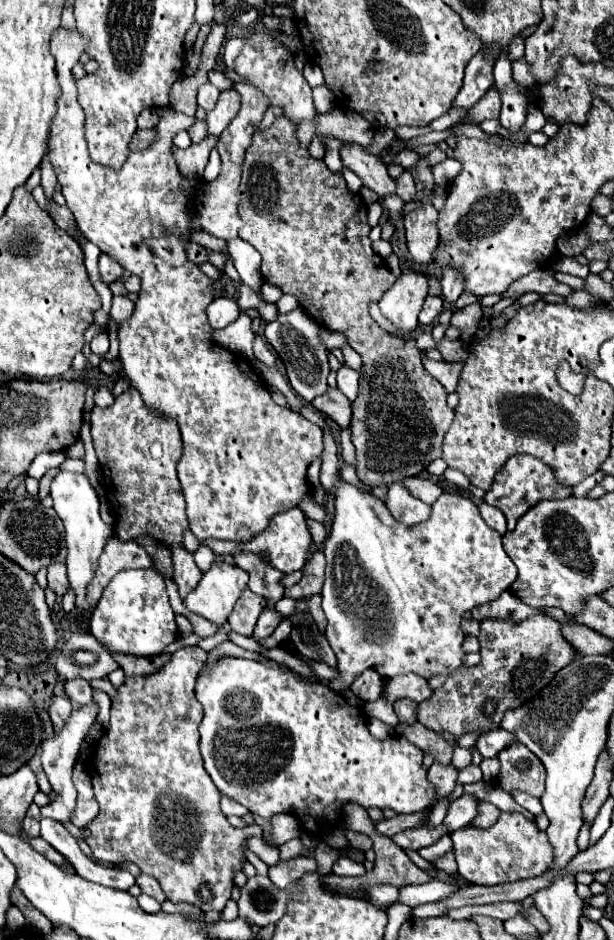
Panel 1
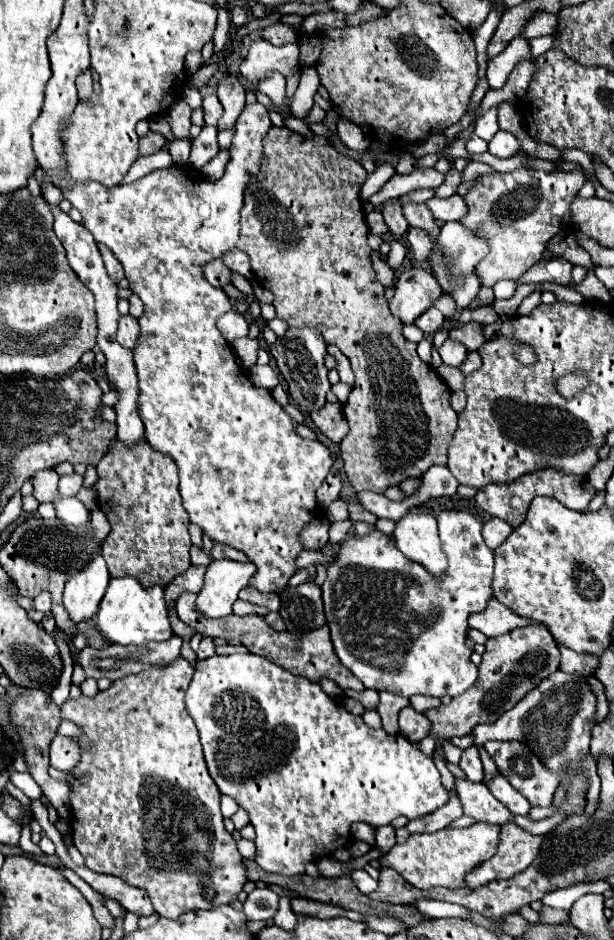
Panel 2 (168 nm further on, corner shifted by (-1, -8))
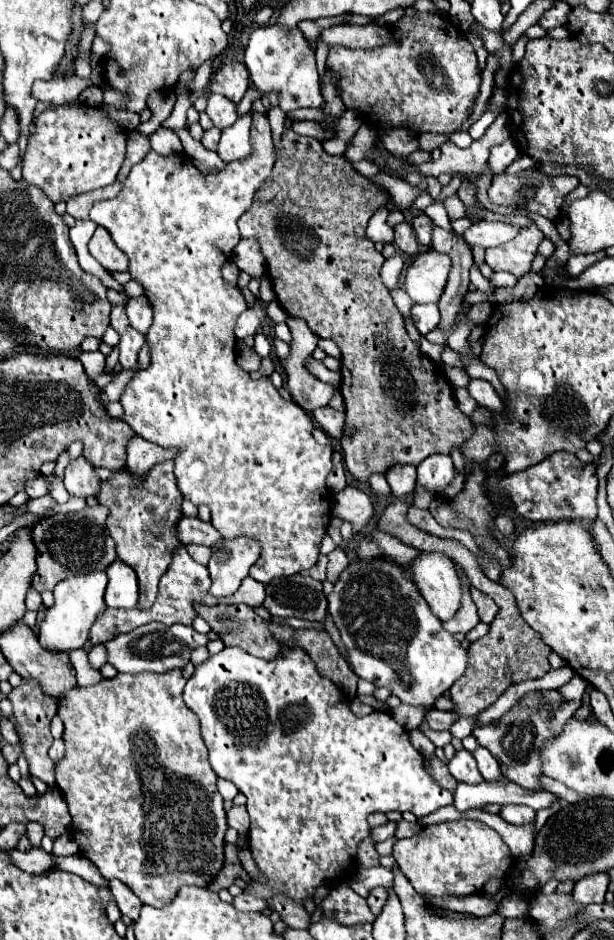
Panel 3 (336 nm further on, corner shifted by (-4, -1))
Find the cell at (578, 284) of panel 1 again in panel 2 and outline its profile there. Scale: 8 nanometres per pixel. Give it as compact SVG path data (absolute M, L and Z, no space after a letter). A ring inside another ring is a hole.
M500 280L498 281L494 287L493 292L496 299L508 299L510 298L518 284L515 280Z

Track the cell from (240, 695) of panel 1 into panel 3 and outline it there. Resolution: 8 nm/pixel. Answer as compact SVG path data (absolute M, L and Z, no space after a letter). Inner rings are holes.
M269 621L269 629L271 633L277 637L277 641L283 645L283 651L279 653L279 657L275 661L265 661L265 659L257 659L249 653L245 653L239 647L227 647L221 653L209 657L205 663L195 667L195 673L191 675L191 679L187 681L185 689L183 689L183 699L187 703L187 707L199 717L201 721L201 733L203 739L209 747L209 761L213 771L219 777L225 777L229 781L233 781L237 785L237 789L247 797L247 811L251 817L251 829L247 833L247 843L249 843L249 851L253 855L255 865L261 871L261 877L255 877L251 883L247 883L245 893L255 895L259 899L267 899L273 895L285 895L289 899L293 899L295 903L305 903L307 899L313 899L319 885L325 883L327 879L335 879L341 877L345 871L351 871L351 867L355 865L355 857L357 857L357 845L359 841L363 841L365 837L369 837L369 823L367 823L367 815L375 813L375 811L411 811L415 817L423 817L433 813L439 807L445 805L453 805L453 793L441 789L423 769L423 755L411 745L409 741L409 733L385 711L373 711L365 717L355 717L349 709L349 699L347 695L333 685L333 681L321 677L317 673L317 667L313 663L313 659L297 645L295 637L295 629L291 629L285 623L275 623Z

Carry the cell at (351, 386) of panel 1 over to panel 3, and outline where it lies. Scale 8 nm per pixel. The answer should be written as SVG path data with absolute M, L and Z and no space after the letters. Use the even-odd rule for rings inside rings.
M307 357L307 359L305 359L305 369L307 369L311 375L315 375L319 381L329 383L329 385L339 385L339 381L341 381L341 375L339 375L339 373L329 371L321 361L317 361L317 359L313 359L313 357Z

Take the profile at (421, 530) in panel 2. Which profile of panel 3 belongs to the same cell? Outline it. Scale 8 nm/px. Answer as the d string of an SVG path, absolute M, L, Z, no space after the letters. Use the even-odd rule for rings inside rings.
M421 553L413 563L413 575L433 615L449 621L461 607L461 581L445 553Z

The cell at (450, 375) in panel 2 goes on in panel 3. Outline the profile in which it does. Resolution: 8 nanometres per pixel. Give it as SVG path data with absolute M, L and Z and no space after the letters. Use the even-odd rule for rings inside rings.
M471 379L471 383L469 383L467 389L469 389L471 397L473 397L479 405L487 407L489 411L493 411L493 413L497 413L497 415L503 415L503 413L505 413L505 403L499 399L499 395L495 393L495 389L491 387L489 381Z

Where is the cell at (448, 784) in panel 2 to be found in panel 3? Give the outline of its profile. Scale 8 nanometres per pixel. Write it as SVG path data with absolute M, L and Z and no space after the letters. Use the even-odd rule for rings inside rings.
M421 723L419 731L423 731L437 747L443 747L443 745L451 743L451 739L453 739L453 735L449 731L433 731L431 727L427 727L427 723Z

